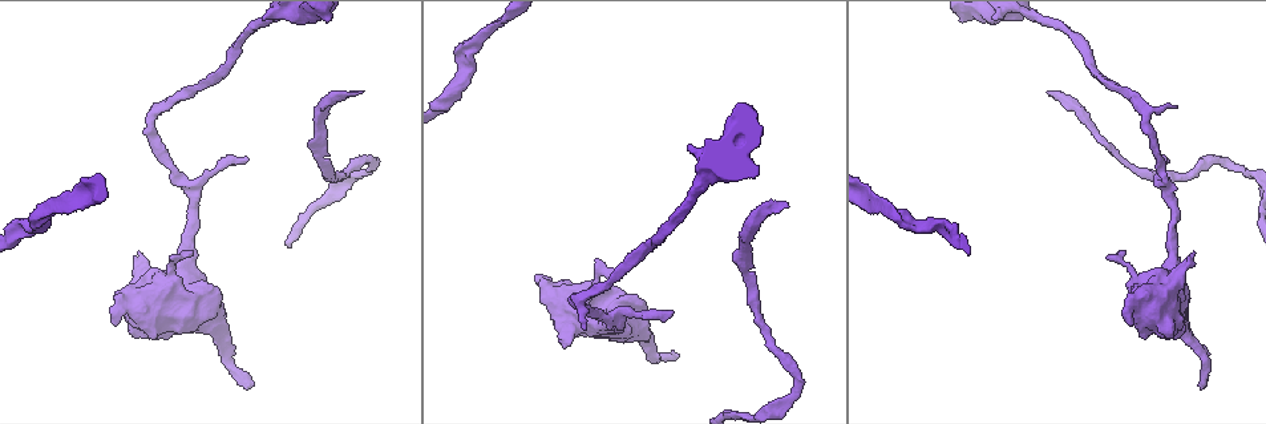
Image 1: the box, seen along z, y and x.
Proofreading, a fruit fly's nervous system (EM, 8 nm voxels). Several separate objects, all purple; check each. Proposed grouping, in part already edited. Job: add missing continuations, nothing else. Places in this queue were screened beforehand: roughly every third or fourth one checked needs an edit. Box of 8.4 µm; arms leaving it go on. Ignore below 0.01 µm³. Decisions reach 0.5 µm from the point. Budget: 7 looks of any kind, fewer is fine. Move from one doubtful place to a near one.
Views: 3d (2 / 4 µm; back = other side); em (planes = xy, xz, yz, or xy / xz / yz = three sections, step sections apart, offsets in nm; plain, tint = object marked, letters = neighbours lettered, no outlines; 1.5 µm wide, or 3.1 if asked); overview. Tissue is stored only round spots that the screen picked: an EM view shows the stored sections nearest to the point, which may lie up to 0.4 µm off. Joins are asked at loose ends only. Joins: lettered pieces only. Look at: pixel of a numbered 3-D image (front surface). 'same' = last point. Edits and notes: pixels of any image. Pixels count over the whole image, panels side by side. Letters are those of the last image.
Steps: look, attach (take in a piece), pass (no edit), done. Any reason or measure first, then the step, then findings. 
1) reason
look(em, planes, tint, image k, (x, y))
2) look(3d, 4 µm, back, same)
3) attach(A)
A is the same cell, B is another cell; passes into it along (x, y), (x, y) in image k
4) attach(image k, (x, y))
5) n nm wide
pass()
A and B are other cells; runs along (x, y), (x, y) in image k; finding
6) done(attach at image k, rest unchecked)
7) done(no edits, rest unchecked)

tapers out
look(3d, 2 µm, image 1, (671, 313))

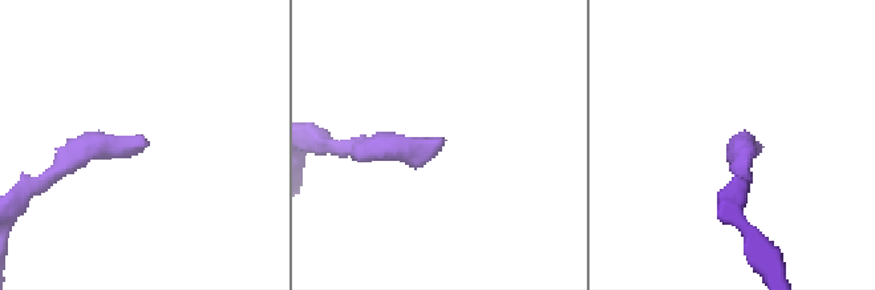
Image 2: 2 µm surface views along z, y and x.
look(em, planes, letters, image 2, (736, 140))

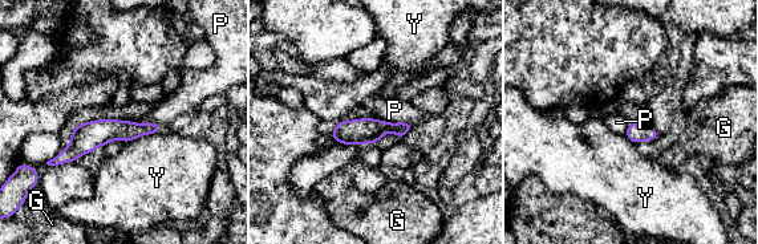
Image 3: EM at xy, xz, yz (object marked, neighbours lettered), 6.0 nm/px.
120 nm wide
pass()
G, P and Y are other cells; border along (373, 117), (414, 126) in image 3; no lettered piece goes on from it

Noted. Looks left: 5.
an open end
look(em, planes, letters, image 1, (253, 382))

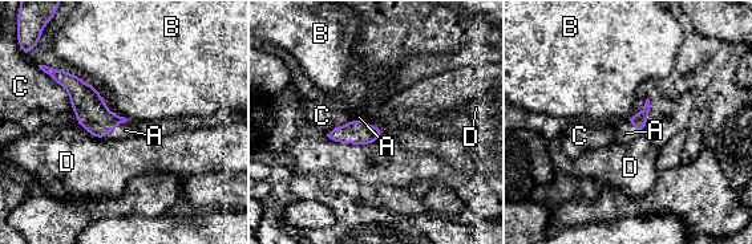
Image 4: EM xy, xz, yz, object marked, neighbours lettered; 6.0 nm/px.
attach(A)
A is the same cell, B, C and D are other cells; passes into it along (91, 110), (114, 127), (125, 130) in image 4; the cell continues

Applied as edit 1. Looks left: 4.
done(attach at image 4, rest unchecked)

